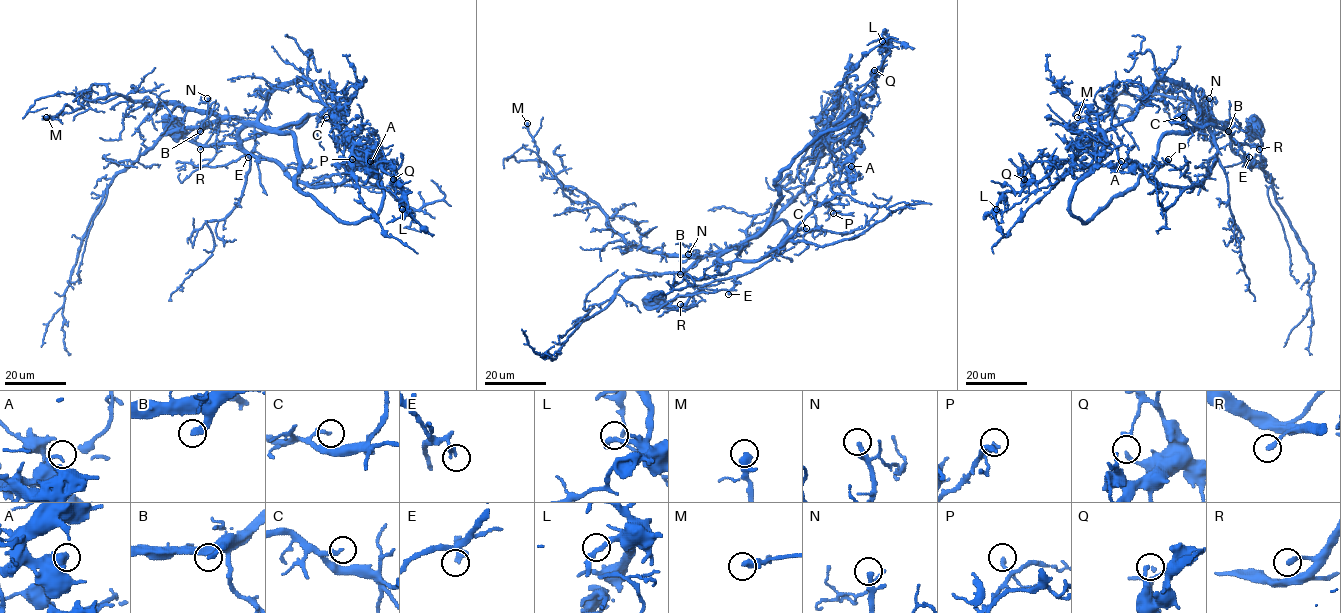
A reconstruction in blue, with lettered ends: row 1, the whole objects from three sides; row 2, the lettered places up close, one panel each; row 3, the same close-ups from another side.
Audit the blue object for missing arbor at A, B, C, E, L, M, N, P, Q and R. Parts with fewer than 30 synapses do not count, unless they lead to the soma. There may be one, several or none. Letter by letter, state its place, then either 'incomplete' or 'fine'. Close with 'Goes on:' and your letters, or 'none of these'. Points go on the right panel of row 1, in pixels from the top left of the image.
A: at (1121, 161); fine
B: at (1228, 131); incomplete
C: at (1183, 117); fine
E: at (1249, 157); fine
L: at (996, 209); fine
M: at (1077, 117); fine
N: at (1209, 98); fine
P: at (1168, 159); fine
Q: at (1024, 179); fine
R: at (1259, 149); fine
Goes on: B

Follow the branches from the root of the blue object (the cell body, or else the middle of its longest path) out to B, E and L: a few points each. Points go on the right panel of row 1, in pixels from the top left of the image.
B: (1256, 124), (1261, 145), (1237, 144), (1213, 124), (1174, 119), (1190, 128), (1215, 119), (1228, 131)
E: (1256, 124), (1260, 127), (1261, 145), (1237, 144), (1231, 137), (1249, 157)
L: (1256, 124), (1261, 145), (1174, 119), (1190, 128), (1194, 94), (1159, 80), (1131, 117), (996, 209)

